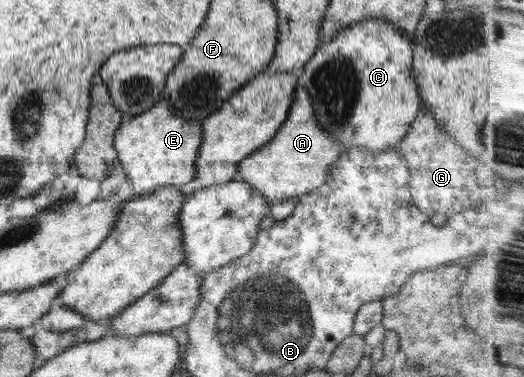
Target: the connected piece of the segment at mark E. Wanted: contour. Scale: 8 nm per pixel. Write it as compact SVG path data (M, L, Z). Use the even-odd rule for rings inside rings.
M163 98L155 106L121 123L114 134L116 160L131 181L133 196L149 195L165 186L190 183L196 175L195 161L202 141L201 119L187 120Z

